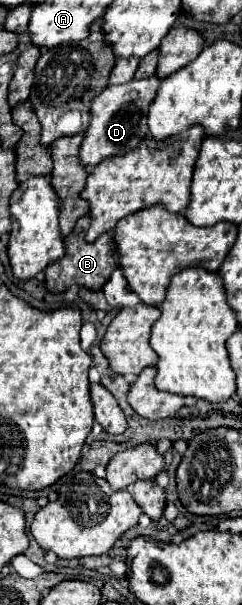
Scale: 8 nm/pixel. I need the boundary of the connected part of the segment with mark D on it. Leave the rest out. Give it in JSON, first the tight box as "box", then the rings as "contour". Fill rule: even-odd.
{"box":[79,77,161,167],"contour":[[[149,77],[141,81],[133,79],[121,85],[109,85],[95,97],[95,101],[91,101],[91,123],[89,123],[89,129],[85,131],[85,137],[79,149],[79,159],[85,167],[95,167],[107,157],[129,153],[143,139],[149,137],[147,113],[159,85],[161,81],[157,77]]]}

